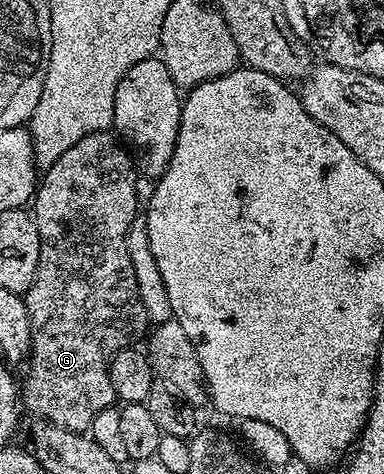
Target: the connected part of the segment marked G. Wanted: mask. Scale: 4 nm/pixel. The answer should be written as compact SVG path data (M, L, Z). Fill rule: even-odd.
M97 130L95 134L84 136L80 141L67 145L58 155L58 159L49 163L45 167L46 175L42 178L42 183L32 194L32 217L36 228L40 232L40 260L36 268L36 276L32 284L26 289L24 301L28 320L30 321L30 356L28 367L30 375L24 382L24 406L31 410L31 415L45 418L47 422L63 426L69 430L79 432L89 431L91 424L104 412L104 408L115 405L114 389L110 379L110 361L119 354L120 351L133 347L138 337L147 333L151 325L148 312L144 308L144 300L140 298L140 288L136 284L136 268L132 268L132 256L128 252L126 237L130 231L130 225L134 219L139 217L138 210L138 182L140 175L134 165L133 158L130 157L125 145L113 133Z

